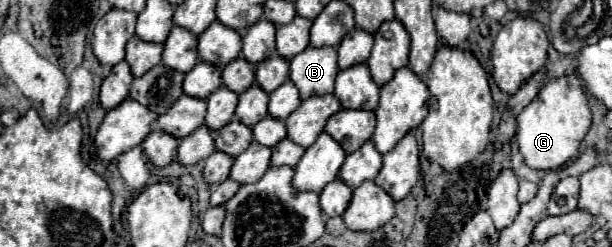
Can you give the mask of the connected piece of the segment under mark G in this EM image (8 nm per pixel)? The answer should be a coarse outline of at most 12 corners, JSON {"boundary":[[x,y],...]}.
{"boundary":[[577,76],[549,80],[517,116],[533,170],[573,160],[591,126]]}

